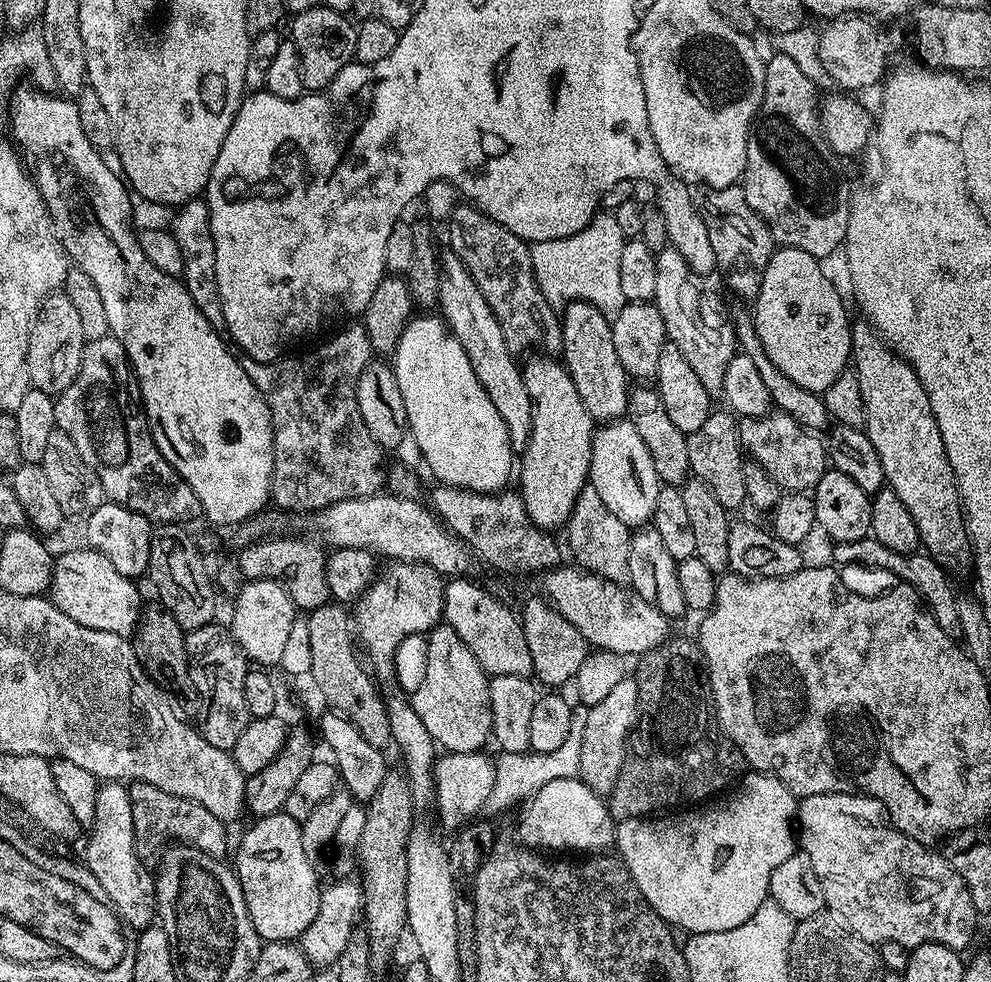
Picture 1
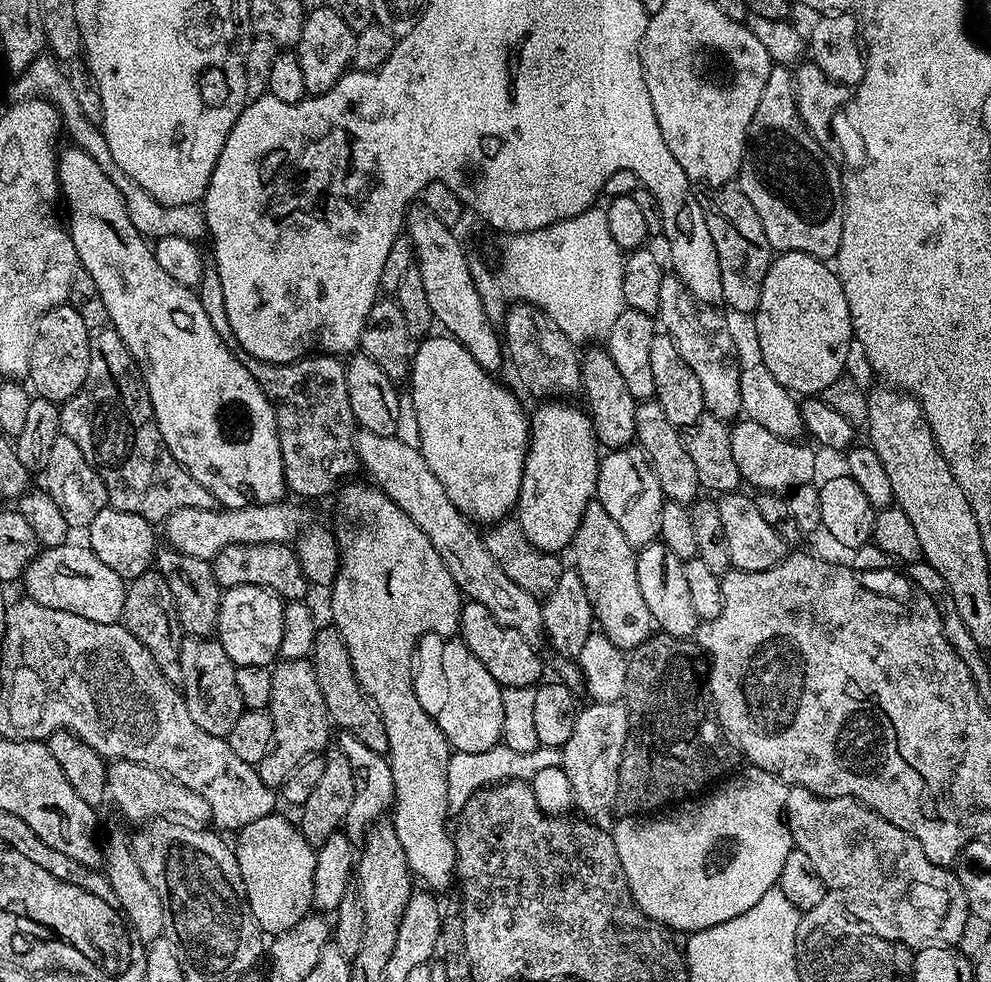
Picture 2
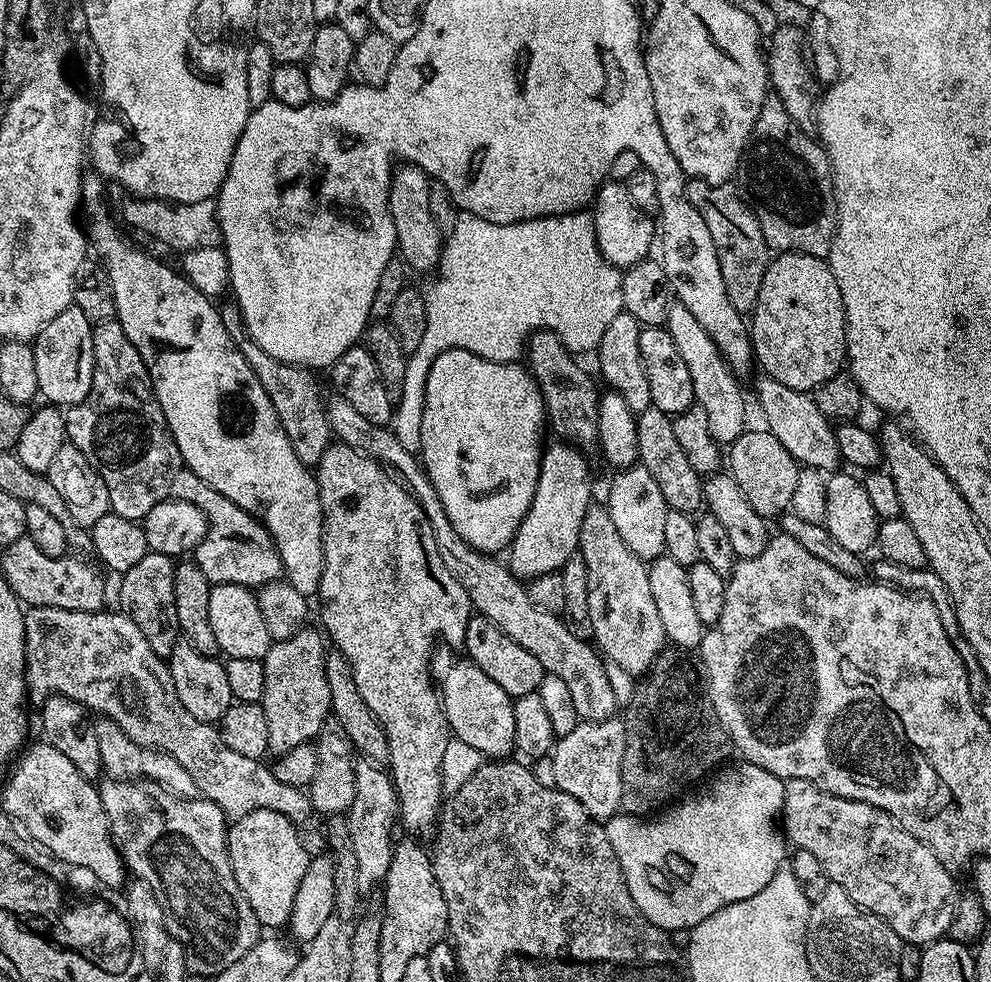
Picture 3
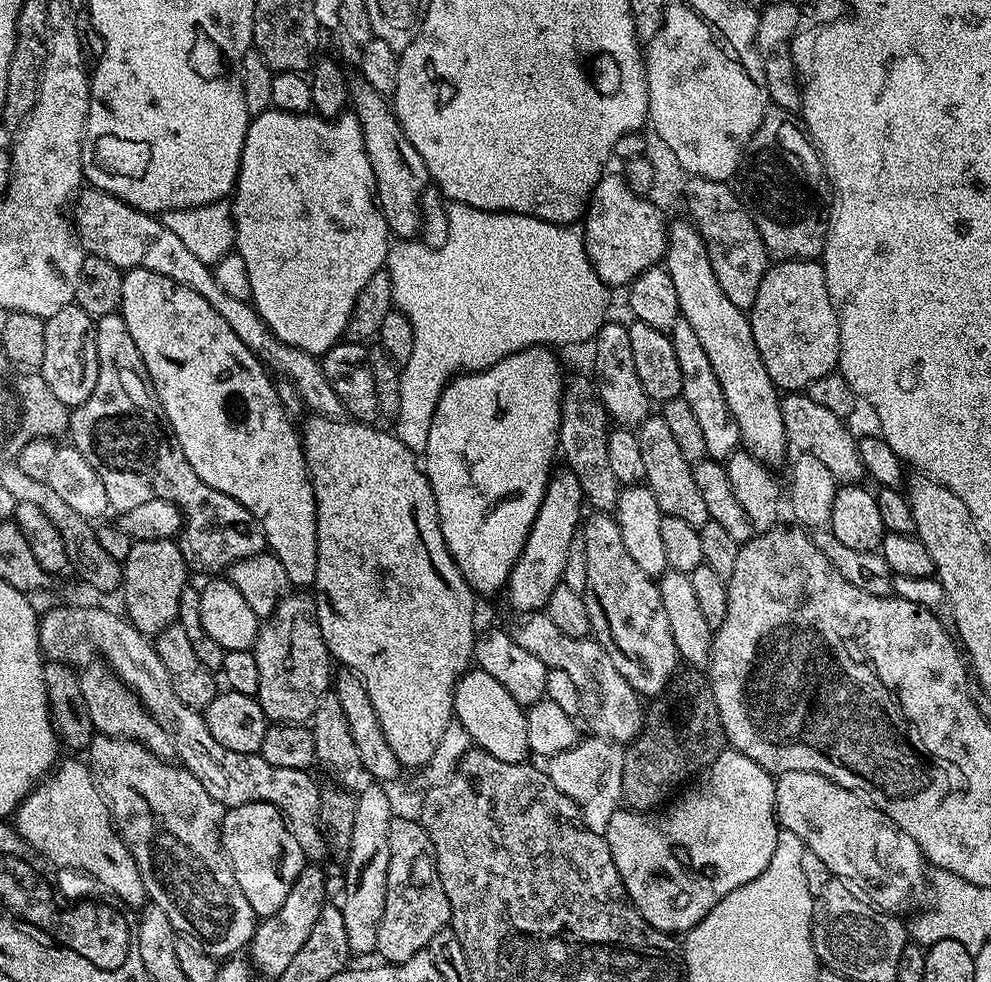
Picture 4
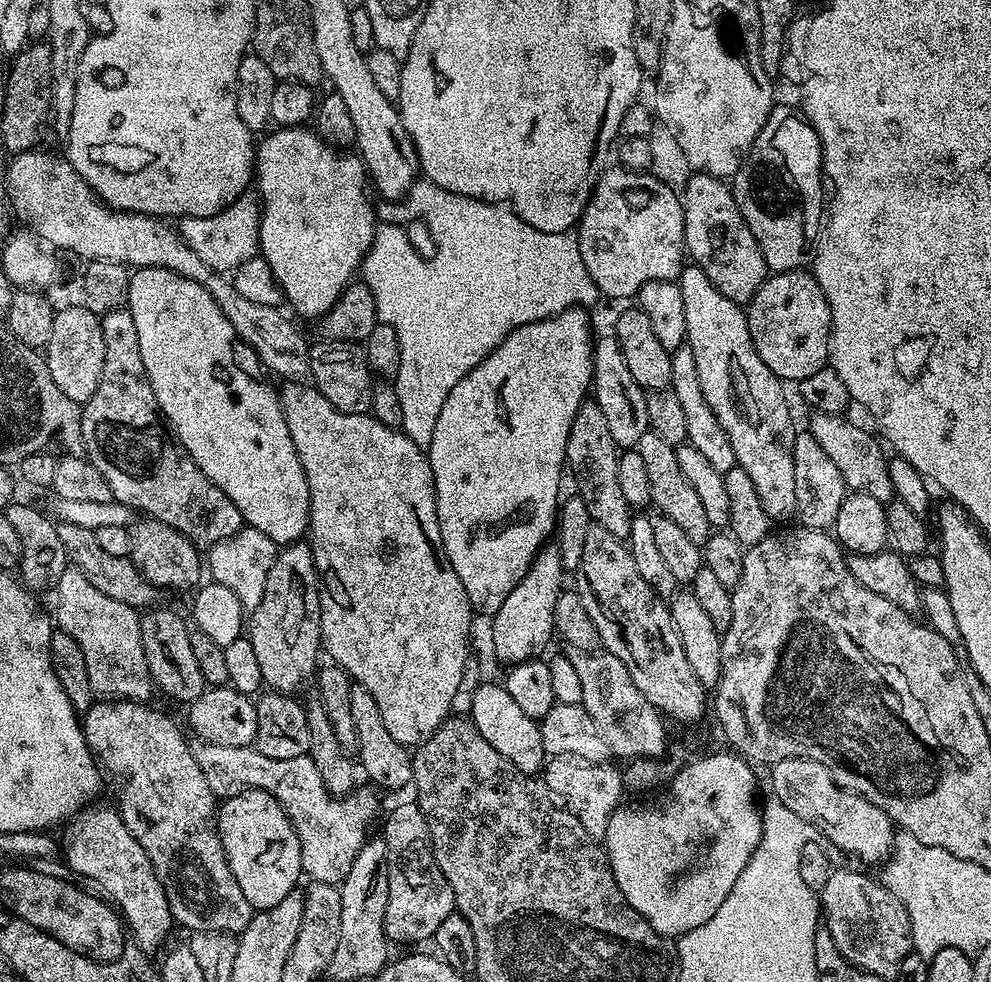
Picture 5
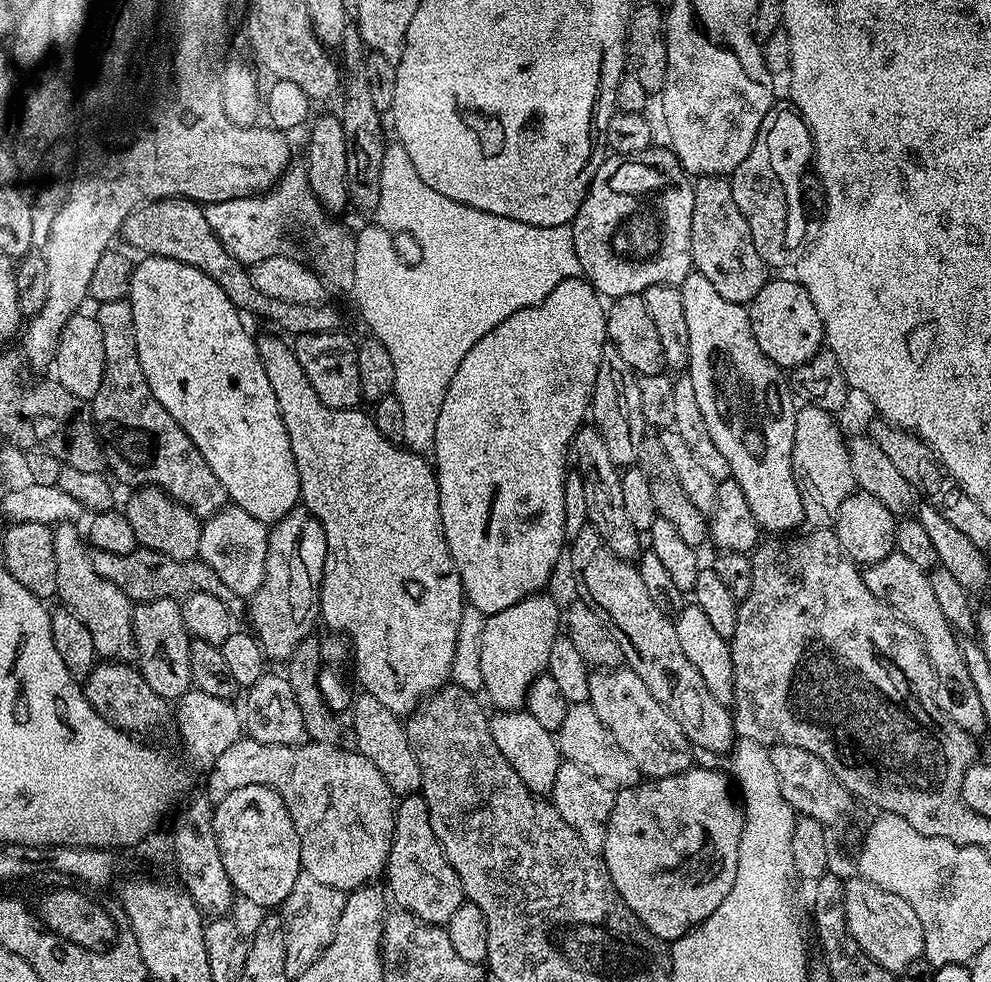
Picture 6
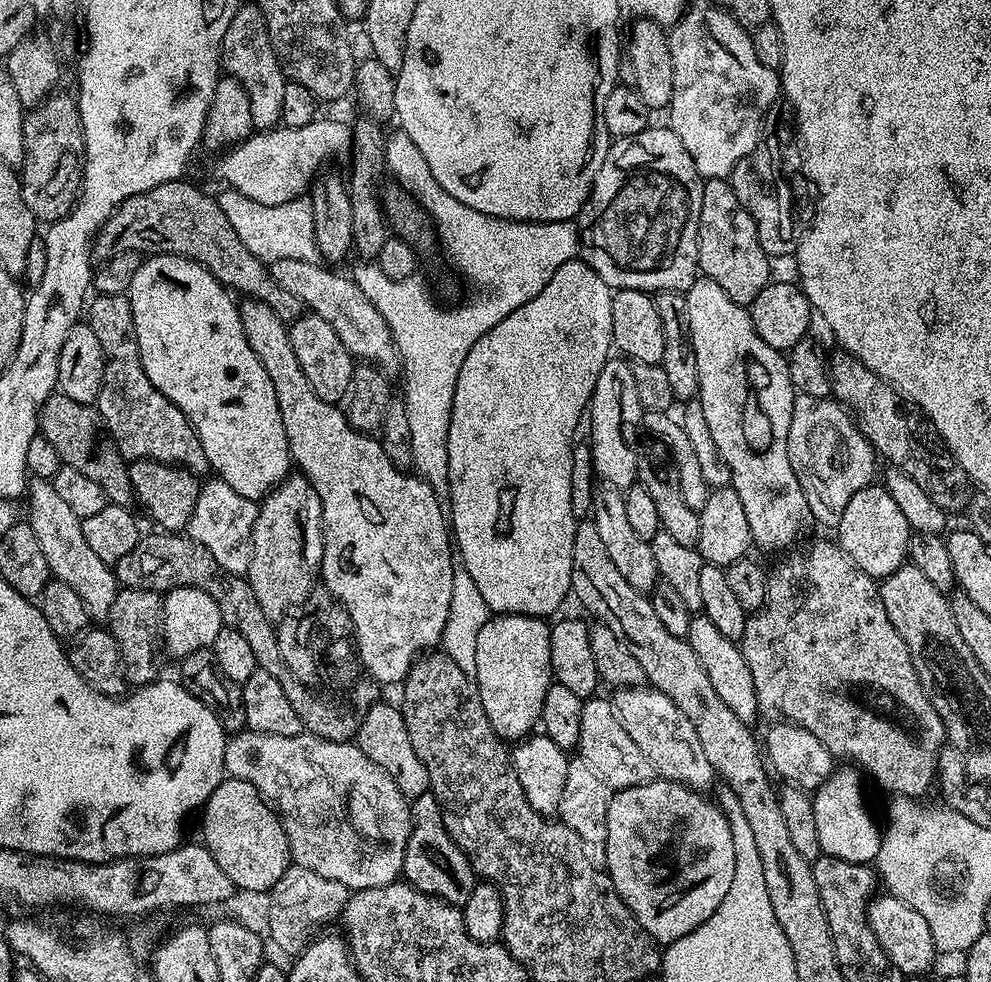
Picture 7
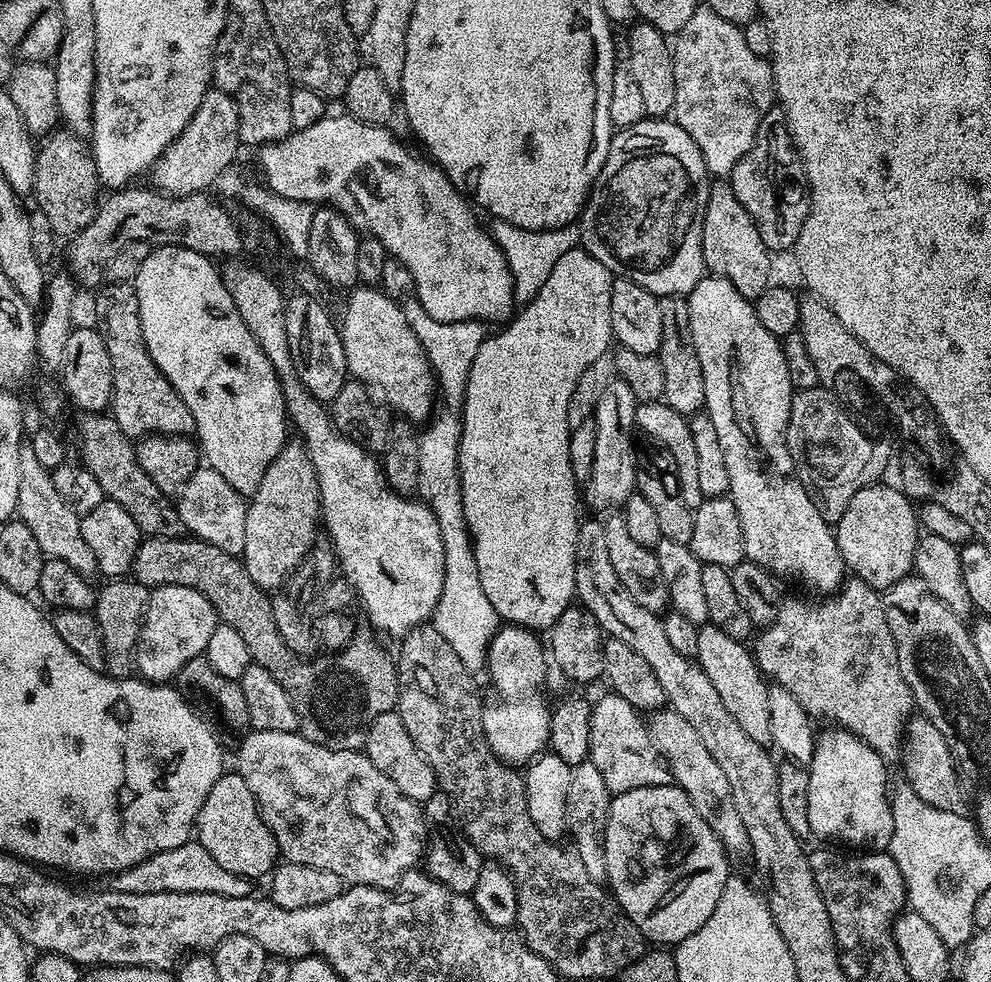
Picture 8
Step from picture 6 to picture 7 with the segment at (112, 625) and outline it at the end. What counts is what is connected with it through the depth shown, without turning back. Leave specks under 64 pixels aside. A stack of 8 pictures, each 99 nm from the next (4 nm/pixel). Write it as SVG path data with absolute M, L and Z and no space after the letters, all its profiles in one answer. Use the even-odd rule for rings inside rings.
M33 479L26 489L28 516L26 522L34 530L38 543L42 545L42 554L46 554L48 571L55 579L66 582L78 593L78 598L86 602L89 617L107 617L112 611L112 603L118 591L115 571L86 543L82 534L80 517L66 506L66 501L54 490L51 480Z

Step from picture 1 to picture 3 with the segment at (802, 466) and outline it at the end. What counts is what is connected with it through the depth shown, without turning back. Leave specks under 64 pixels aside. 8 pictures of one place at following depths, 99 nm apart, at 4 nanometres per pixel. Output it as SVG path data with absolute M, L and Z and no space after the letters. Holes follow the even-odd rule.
M745 430L735 442L727 445L726 468L734 482L738 482L738 490L746 494L746 502L754 506L758 515L776 518L791 509L798 474L802 468L792 457L790 450L786 450L786 446L782 446L782 442L778 442L772 432L752 431Z

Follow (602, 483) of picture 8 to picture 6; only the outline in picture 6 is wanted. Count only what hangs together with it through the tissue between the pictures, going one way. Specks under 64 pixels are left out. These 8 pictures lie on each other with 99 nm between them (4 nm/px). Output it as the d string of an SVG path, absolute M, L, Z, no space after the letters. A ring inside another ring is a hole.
M605 351L604 355L600 357L590 416L591 419L596 419L593 420L594 427L602 434L602 438L606 441L606 450L609 451L610 458L618 466L636 464L638 432L632 429L632 419L637 419L641 410L642 398L636 373L630 366L626 366L626 362L622 362L622 358L617 352Z

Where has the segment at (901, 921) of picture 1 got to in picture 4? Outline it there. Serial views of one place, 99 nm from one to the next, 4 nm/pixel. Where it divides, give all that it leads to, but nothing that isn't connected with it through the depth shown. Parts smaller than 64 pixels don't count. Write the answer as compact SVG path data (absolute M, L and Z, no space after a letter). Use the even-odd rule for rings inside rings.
M806 770L779 773L776 780L776 818L783 831L798 834L805 849L818 854L818 858L826 862L829 874L857 889L864 888L863 895L883 911L893 914L903 913L903 908L908 908L915 902L916 895L923 890L924 884L926 888L926 872L924 876L926 861L918 842L914 842L910 834L902 831L881 808L874 807L859 792L838 786L822 774Z

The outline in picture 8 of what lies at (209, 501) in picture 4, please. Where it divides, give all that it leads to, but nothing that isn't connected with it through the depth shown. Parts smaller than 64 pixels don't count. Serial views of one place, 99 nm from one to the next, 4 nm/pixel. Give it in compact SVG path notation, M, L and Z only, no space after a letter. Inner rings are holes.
M105 283L95 293L96 296L96 321L95 327L102 334L106 342L106 350L110 353L110 370L114 374L112 383L112 402L110 415L122 426L122 434L133 438L146 436L182 436L191 437L196 431L194 414L190 414L190 406L182 402L182 398L170 386L170 382L158 370L154 358L150 358L150 350L146 350L146 338L142 338L142 318L138 314L138 294L135 283L113 284Z

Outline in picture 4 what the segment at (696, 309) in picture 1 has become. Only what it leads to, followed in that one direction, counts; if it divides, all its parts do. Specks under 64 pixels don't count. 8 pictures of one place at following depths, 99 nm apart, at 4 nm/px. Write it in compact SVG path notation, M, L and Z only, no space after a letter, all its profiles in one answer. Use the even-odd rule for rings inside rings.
M679 319L670 333L674 355L678 357L678 367L682 369L681 397L690 402L690 410L694 410L694 418L702 430L702 439L706 441L708 456L713 460L727 461L733 452L741 447L738 422L726 404L726 394L722 394L722 386L718 386L718 378L714 374L714 366L710 366L710 358L706 358L706 350L702 341L694 334L690 322Z

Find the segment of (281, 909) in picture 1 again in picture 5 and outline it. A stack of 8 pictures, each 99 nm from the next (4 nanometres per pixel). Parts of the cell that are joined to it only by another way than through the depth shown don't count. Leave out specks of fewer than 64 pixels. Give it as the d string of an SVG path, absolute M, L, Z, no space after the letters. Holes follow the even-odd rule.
M243 788L238 794L227 797L219 805L216 813L216 828L220 832L220 841L226 854L226 862L242 889L246 894L246 902L254 910L278 906L286 894L297 891L299 880L302 880L300 867L300 843L298 834L292 825L292 819L285 812L279 800L270 795L266 790L257 788Z

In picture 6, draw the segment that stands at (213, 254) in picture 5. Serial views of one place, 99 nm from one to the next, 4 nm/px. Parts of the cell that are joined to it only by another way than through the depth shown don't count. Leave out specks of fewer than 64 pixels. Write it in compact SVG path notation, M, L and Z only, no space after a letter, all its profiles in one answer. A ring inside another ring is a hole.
M293 163L280 177L280 183L263 194L209 204L204 212L210 229L222 246L245 266L262 262L262 258L281 255L285 251L284 235L291 228L301 228L304 240L308 243L308 252L312 255L311 267L320 279L325 285L332 287L333 284L340 292L351 293L354 286L354 246L357 237L351 236L340 224L328 224L329 217L312 192L308 170L303 163Z

